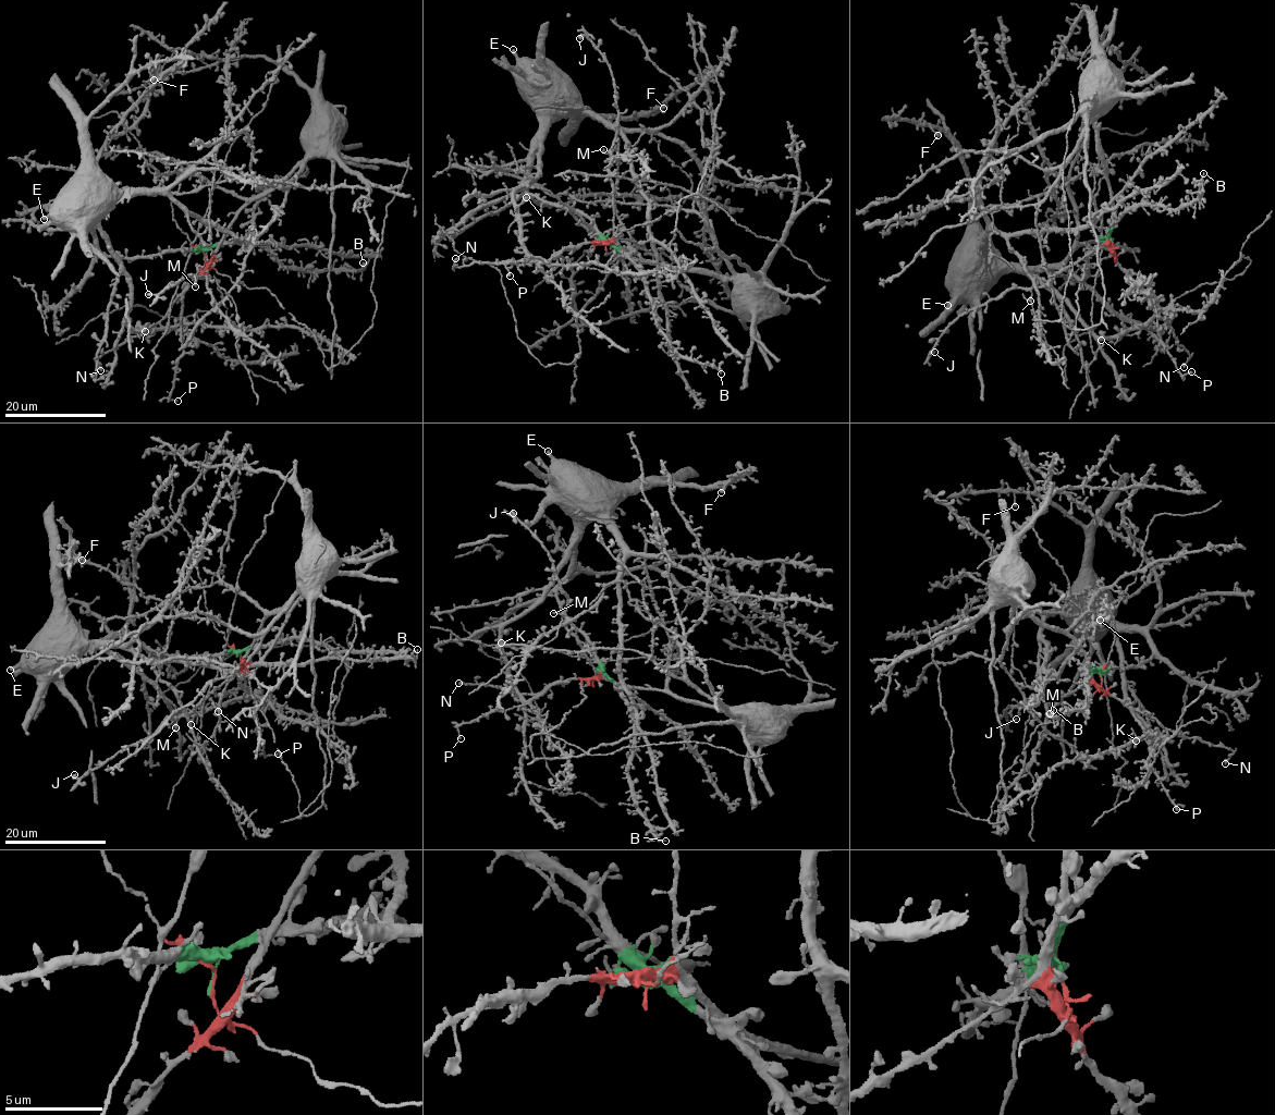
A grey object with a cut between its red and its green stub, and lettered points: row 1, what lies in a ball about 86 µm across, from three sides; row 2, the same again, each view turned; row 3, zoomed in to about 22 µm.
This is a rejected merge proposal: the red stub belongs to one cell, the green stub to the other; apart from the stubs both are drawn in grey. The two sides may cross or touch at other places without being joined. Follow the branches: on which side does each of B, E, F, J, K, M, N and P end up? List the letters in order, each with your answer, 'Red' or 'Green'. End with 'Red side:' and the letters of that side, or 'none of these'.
B: Green
E: Green
F: Green
J: Red
K: Green
M: Red
N: Red
P: Red
Red side: J, M, N, P

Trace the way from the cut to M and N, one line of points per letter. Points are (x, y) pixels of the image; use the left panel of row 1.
M: (205, 257), (205, 262), (209, 264), (212, 258), (210, 265), (195, 281), (196, 286)
N: (205, 257), (205, 266), (178, 294), (159, 321), (95, 362), (101, 371)

